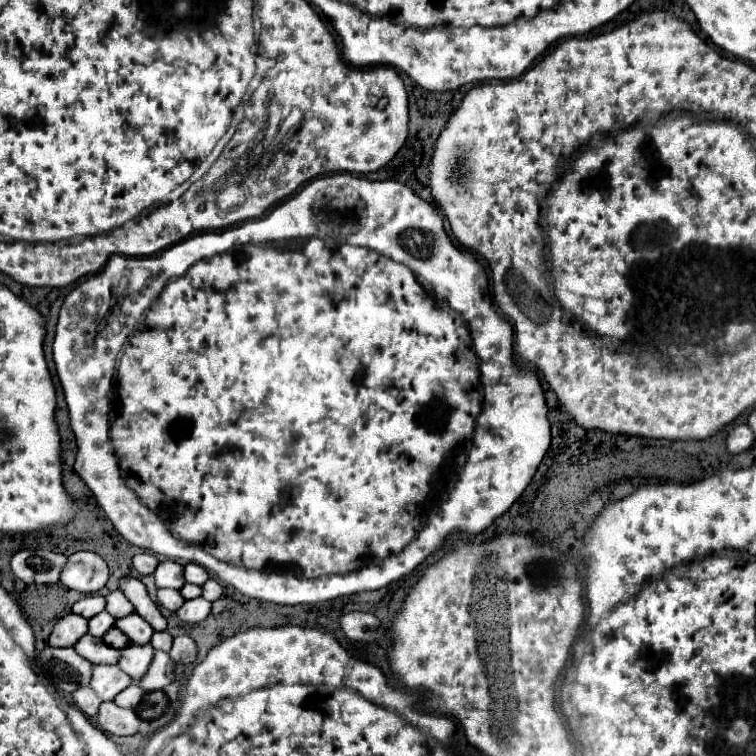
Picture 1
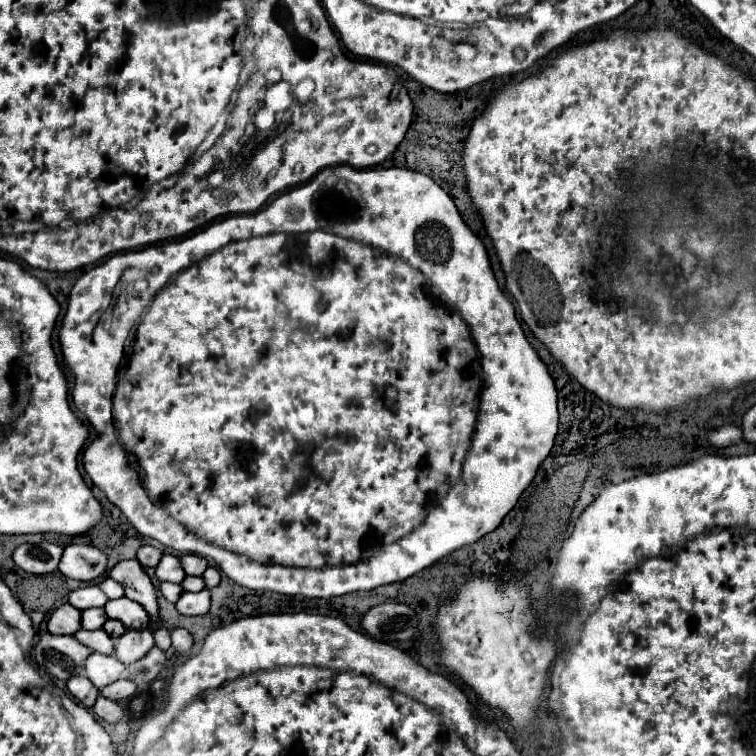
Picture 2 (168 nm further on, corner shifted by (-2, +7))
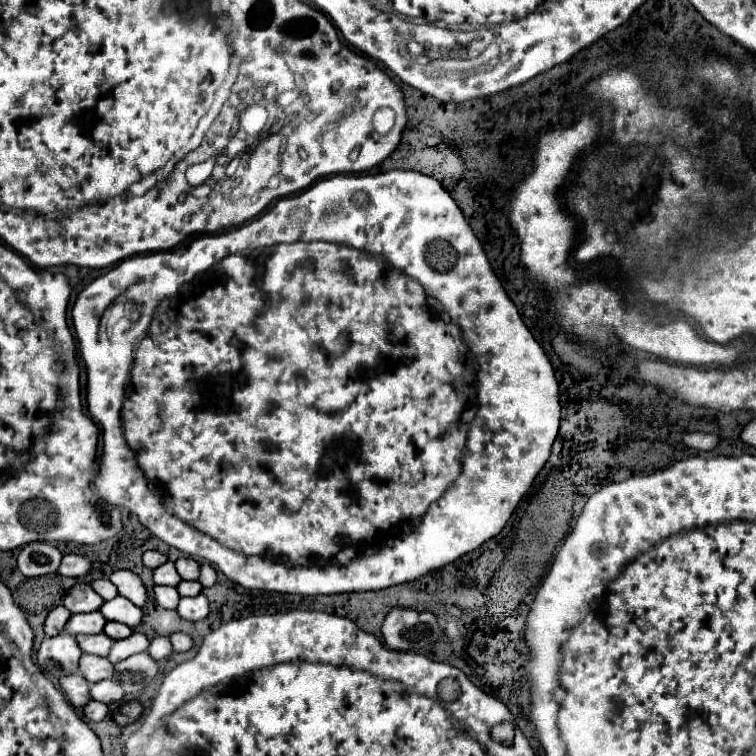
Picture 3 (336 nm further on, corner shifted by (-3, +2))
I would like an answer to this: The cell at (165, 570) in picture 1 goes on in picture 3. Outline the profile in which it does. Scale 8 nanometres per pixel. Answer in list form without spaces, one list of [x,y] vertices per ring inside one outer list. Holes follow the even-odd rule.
[[[167,561],[165,565],[161,565],[153,571],[153,581],[155,581],[155,585],[173,585],[175,587],[181,581],[181,577],[179,577],[175,565],[171,561]]]

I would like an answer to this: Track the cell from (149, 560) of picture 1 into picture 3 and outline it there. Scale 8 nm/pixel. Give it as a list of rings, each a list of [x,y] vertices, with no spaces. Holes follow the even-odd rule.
[[[145,551],[143,553],[143,563],[149,567],[149,569],[157,569],[159,565],[163,565],[167,561],[167,557],[159,551]]]

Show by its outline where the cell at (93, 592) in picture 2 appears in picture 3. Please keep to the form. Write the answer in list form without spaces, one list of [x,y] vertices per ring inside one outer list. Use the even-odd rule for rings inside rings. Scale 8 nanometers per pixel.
[[[75,583],[67,591],[63,605],[71,613],[89,613],[89,611],[97,611],[103,605],[103,599],[93,591],[91,585],[87,585],[87,583]]]

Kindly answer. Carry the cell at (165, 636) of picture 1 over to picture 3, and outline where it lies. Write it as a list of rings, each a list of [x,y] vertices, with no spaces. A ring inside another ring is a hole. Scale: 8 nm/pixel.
[[[155,637],[153,641],[151,641],[151,645],[149,645],[149,655],[155,659],[155,661],[161,661],[161,659],[165,659],[165,657],[169,657],[171,655],[171,641],[169,641],[169,637]]]

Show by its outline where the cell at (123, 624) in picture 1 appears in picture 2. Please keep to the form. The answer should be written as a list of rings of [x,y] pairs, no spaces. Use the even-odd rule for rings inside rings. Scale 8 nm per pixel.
[[[128,598],[108,600],[104,610],[106,610],[108,618],[120,620],[130,630],[144,630],[144,628],[148,628],[150,618],[148,618],[146,610],[138,602],[132,602]]]

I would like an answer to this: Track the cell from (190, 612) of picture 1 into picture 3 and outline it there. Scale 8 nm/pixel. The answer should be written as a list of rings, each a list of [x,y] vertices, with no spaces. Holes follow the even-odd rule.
[[[195,595],[195,597],[183,597],[177,605],[177,611],[183,619],[187,621],[201,621],[209,613],[209,603],[205,595]]]

